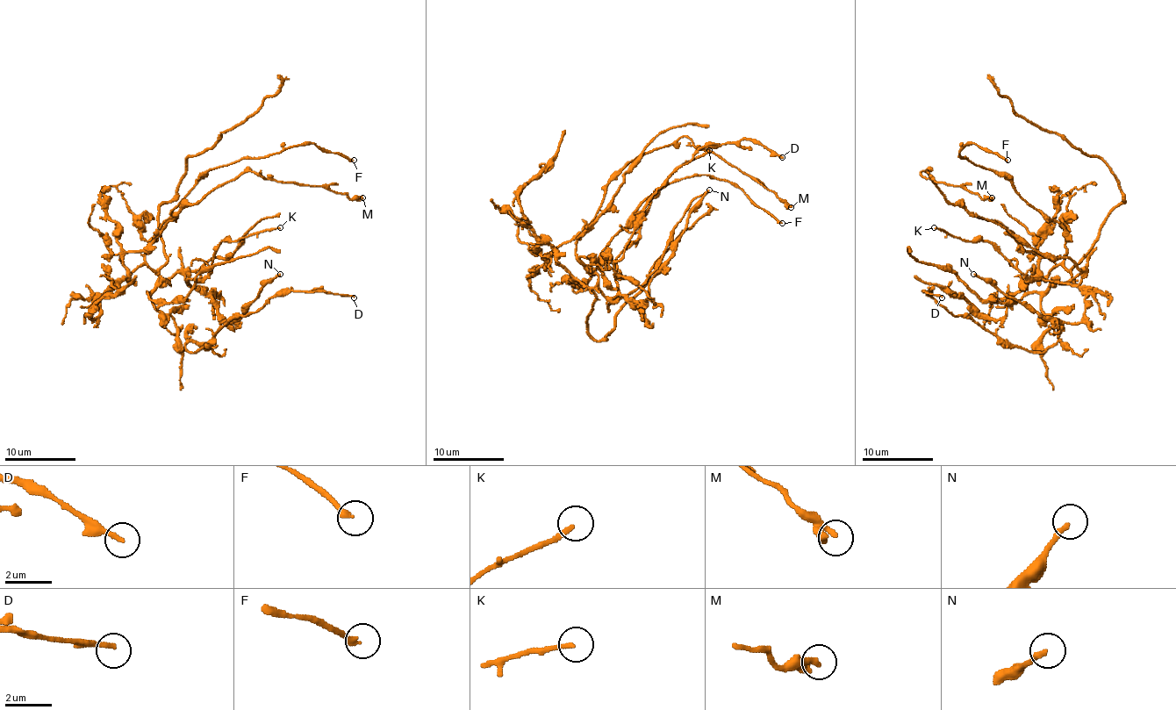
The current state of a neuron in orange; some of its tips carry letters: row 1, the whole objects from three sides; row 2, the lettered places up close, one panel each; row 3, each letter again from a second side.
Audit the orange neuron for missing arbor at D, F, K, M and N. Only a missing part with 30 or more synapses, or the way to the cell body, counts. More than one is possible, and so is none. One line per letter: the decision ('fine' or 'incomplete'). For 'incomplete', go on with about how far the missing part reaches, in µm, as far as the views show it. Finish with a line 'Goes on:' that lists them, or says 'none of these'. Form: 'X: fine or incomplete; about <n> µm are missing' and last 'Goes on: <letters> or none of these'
D: fine
F: fine
K: fine
M: fine
N: fine
Goes on: none of these

